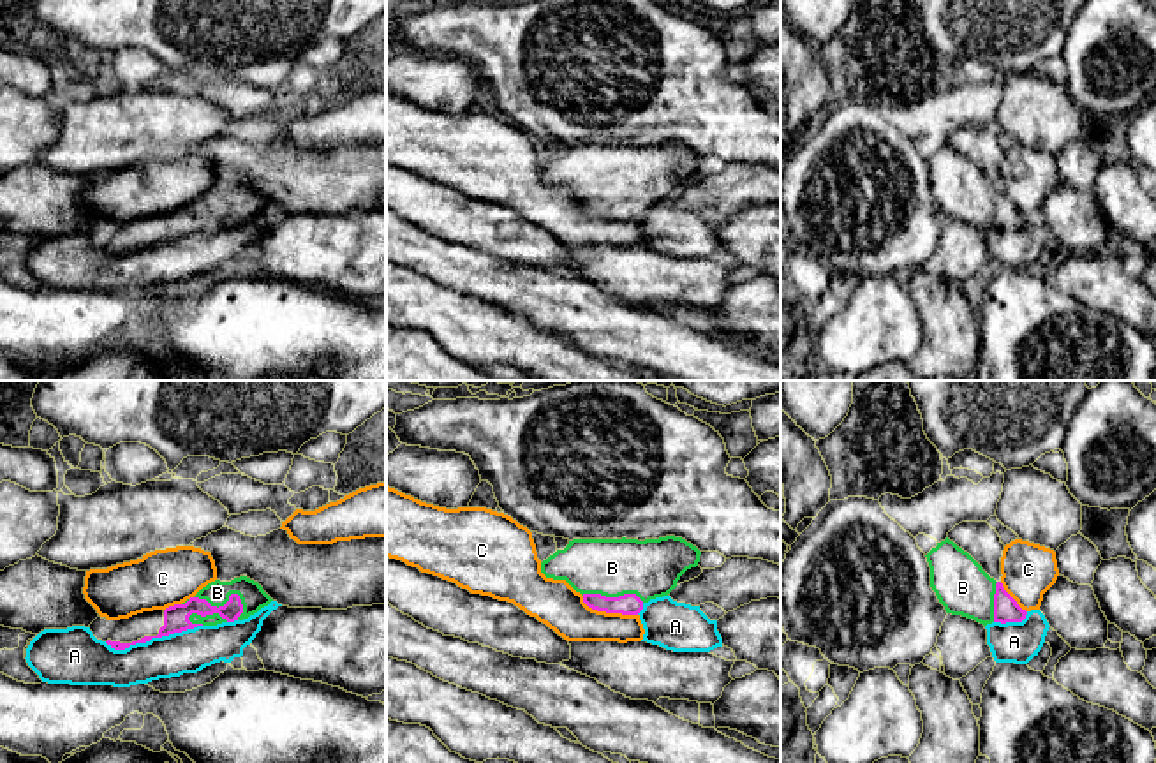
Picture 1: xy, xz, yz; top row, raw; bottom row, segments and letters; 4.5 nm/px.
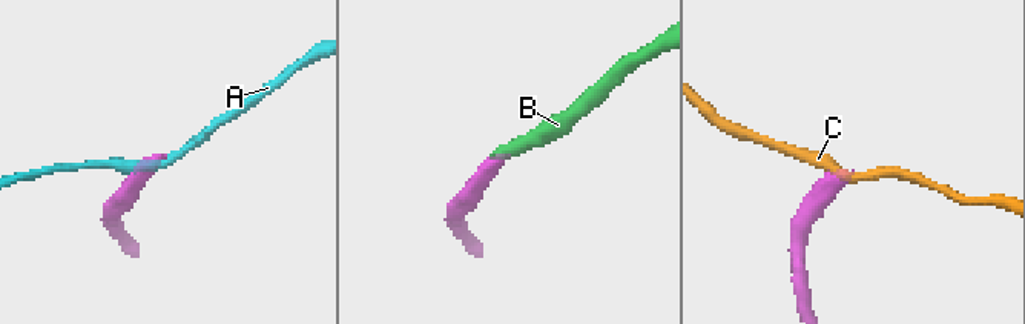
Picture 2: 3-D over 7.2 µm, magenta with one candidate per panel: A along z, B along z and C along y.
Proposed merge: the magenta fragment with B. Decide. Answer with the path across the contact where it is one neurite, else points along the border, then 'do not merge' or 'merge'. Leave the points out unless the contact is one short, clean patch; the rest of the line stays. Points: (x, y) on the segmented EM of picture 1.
across xy (177, 617), (228, 601), (217, 592) | merge

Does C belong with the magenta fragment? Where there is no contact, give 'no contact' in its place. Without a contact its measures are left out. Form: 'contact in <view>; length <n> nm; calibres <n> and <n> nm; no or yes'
contact in xz; length 280 nm; calibres 100 and 220 nm; no

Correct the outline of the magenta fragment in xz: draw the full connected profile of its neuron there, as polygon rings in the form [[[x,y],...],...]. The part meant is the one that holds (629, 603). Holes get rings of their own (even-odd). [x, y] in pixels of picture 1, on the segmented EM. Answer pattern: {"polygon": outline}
{"polygon": [[[682,537],[659,539],[573,539],[541,562],[546,578],[566,580],[597,611],[638,615],[650,599],[668,596],[680,576],[696,567],[701,552]]]}

